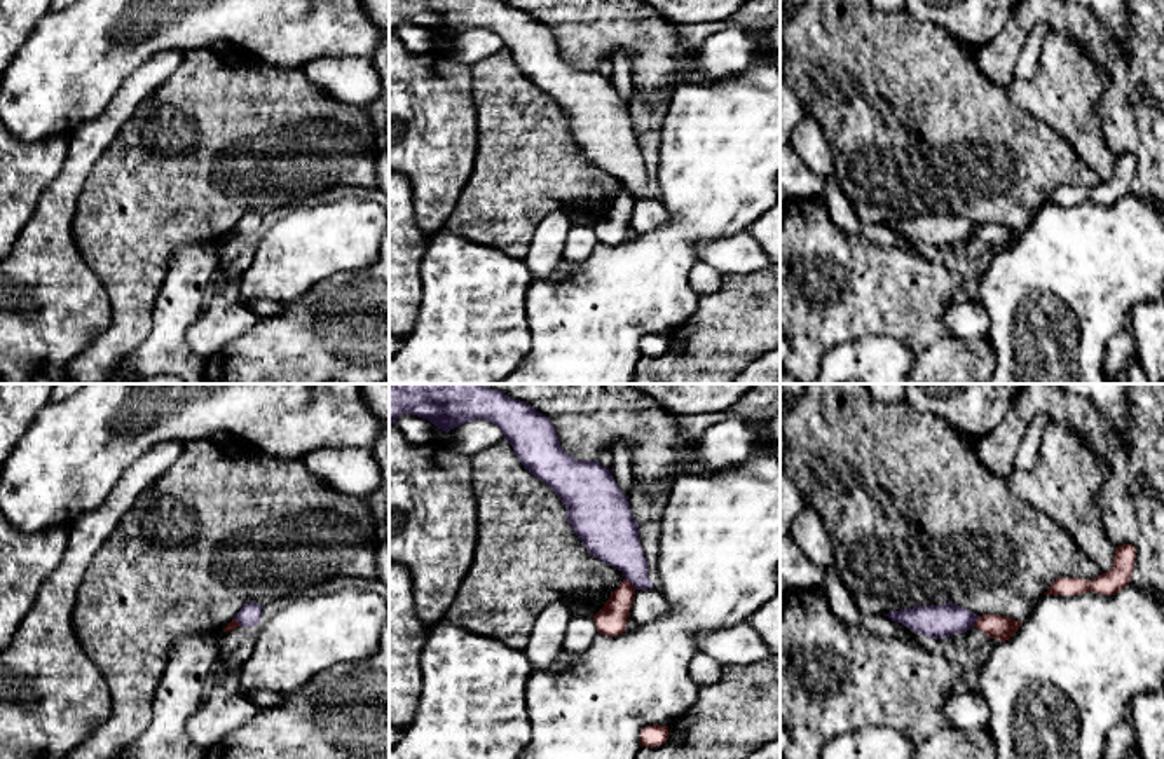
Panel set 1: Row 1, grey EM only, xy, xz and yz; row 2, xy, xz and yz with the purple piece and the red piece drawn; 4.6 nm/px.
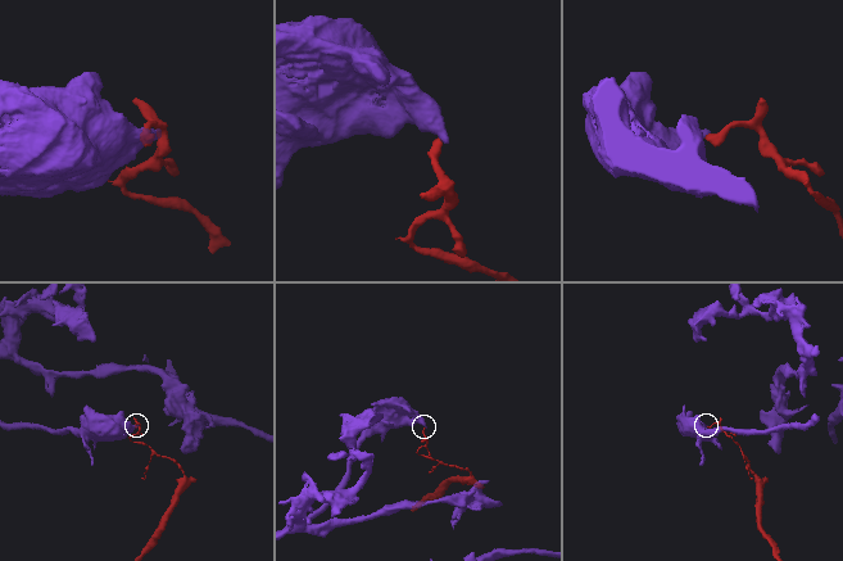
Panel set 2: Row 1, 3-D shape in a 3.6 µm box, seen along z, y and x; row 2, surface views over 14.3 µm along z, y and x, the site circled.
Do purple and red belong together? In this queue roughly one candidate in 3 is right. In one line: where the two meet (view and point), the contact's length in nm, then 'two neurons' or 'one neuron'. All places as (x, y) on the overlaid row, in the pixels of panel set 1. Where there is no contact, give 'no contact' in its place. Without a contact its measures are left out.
meets purple in xz at (630, 581); contact 80 nm long; two neurons

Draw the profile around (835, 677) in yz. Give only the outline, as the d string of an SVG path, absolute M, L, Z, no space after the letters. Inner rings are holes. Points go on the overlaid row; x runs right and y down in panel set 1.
M787 590L780 609L780 722L789 733L791 750L784 759L820 759L822 749L845 733L866 726L895 729L913 745L913 759L996 759L989 729L963 731L951 724L944 705L963 668L944 658L939 647L880 637L834 616L822 591Z

